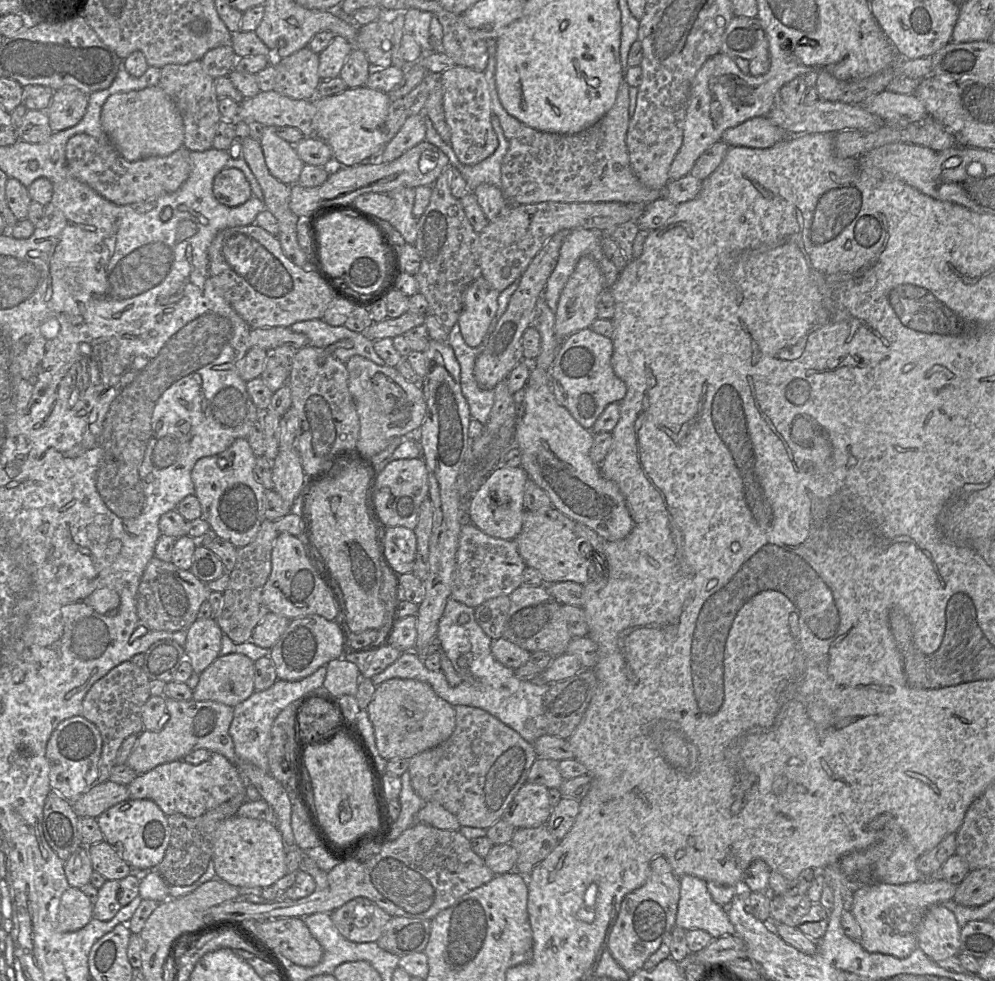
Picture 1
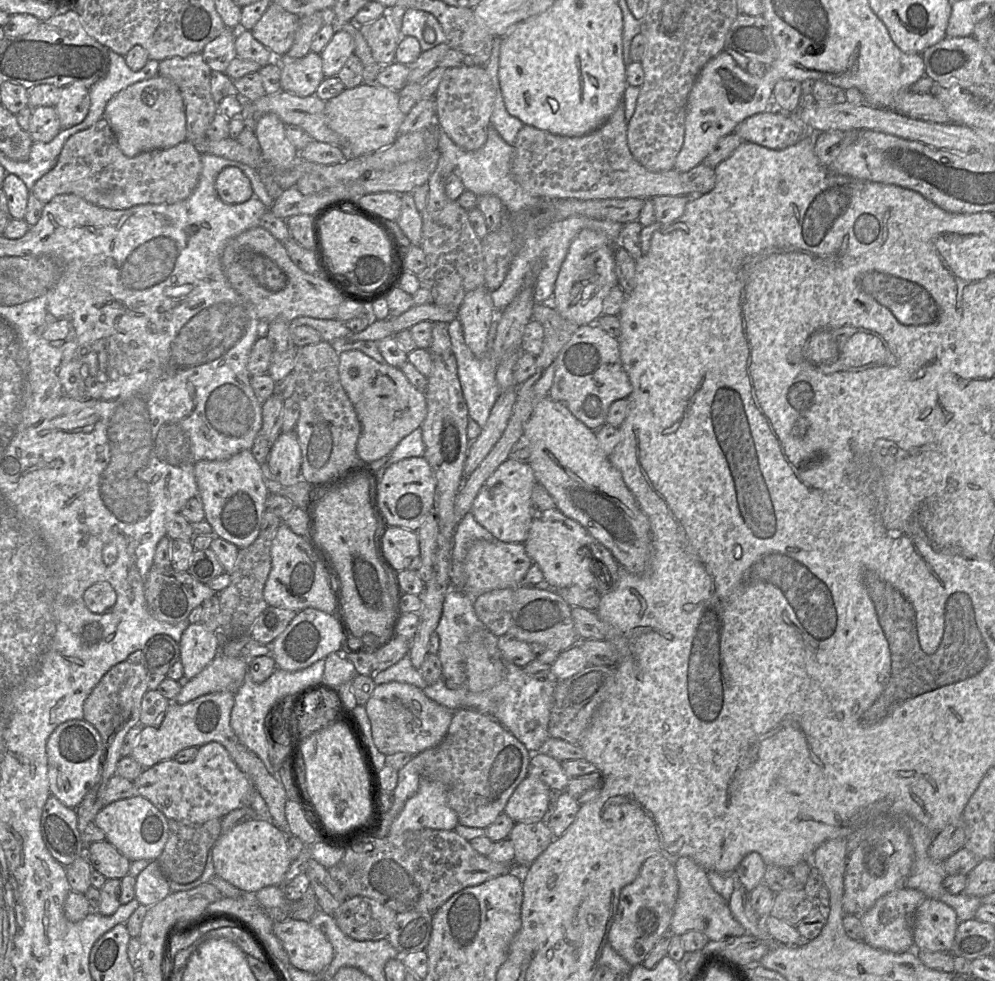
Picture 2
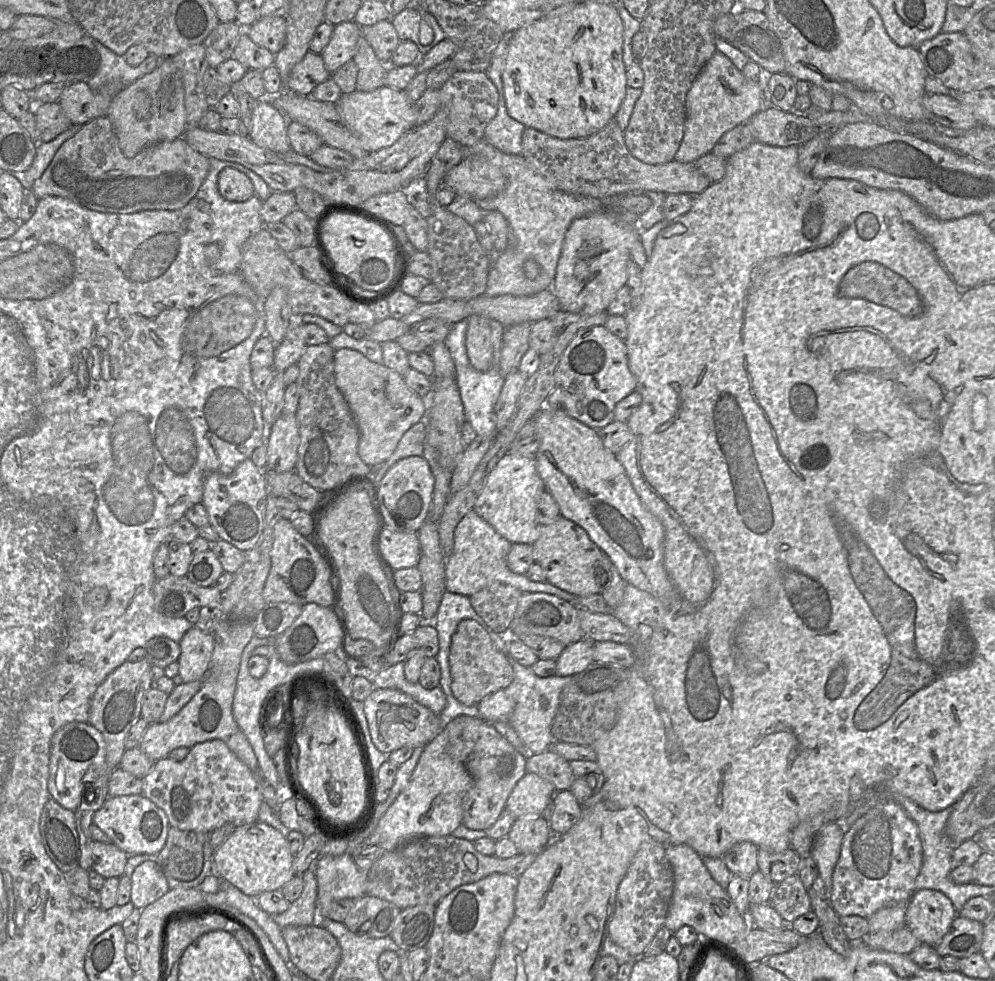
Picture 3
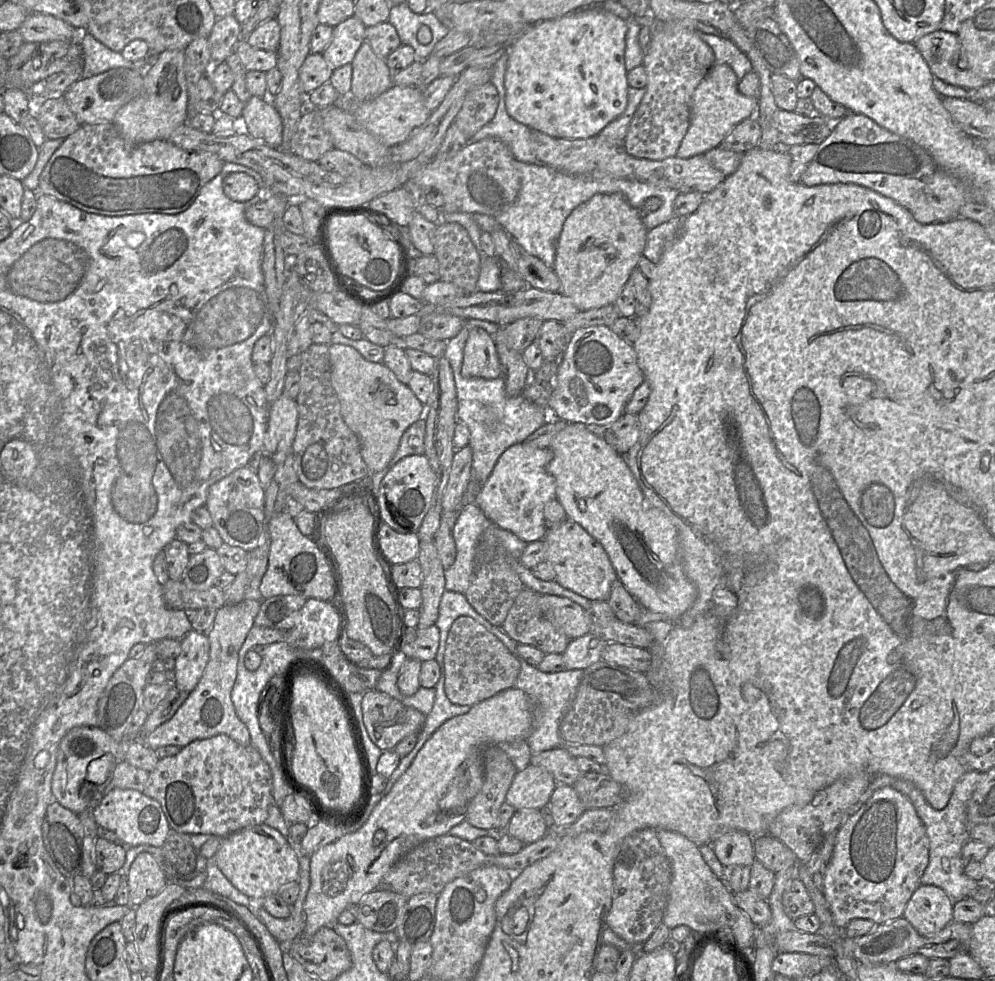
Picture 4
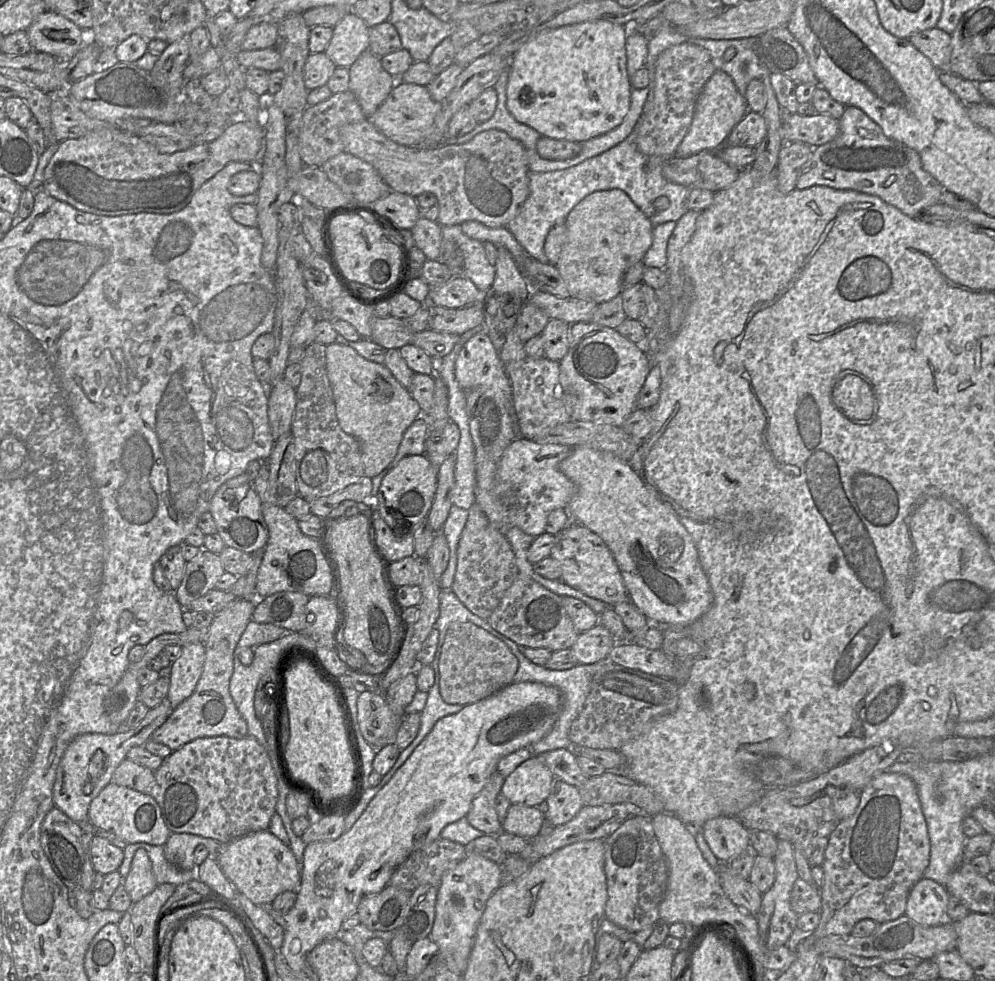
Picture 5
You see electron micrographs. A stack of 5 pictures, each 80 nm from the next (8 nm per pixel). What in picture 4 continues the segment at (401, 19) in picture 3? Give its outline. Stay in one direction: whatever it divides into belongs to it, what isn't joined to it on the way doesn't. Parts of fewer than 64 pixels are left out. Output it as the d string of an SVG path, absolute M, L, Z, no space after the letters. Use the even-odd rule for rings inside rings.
M406 2L391 6L388 22L395 27L401 43L411 46L416 57L422 61L449 31L434 12L427 9L423 13L415 13ZM421 25L427 25L432 31L432 40L428 44L421 44L417 39L417 31Z

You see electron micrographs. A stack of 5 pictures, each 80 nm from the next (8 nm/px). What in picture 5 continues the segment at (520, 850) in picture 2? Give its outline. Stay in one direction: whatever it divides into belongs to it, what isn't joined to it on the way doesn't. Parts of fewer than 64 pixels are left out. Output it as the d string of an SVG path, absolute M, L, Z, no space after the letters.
M512 804L502 821L502 830L532 840L537 837L544 819L544 805Z

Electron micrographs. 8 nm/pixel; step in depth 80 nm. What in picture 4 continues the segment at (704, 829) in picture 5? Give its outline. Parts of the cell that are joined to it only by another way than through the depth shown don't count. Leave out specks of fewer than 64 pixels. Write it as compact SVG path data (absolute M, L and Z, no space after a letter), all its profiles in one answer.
M741 830L728 831L712 842L712 848L725 867L752 866L755 861L753 837Z

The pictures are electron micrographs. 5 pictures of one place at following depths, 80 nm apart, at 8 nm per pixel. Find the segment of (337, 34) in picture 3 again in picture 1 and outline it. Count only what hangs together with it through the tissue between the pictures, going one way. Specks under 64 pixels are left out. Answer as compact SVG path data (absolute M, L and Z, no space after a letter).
M334 35L332 41L319 55L318 74L321 80L329 80L338 77L352 45L346 38Z

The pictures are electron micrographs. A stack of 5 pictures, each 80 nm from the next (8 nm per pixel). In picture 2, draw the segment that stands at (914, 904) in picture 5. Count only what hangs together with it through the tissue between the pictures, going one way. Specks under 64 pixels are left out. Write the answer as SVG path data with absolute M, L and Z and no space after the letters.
M927 897L914 914L914 947L917 950L949 953L959 922L952 907Z

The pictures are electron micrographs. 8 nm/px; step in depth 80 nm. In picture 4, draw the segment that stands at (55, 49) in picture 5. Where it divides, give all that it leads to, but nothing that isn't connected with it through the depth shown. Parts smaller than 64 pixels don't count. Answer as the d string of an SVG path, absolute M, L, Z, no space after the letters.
M29 13L18 28L24 42L78 41L83 32L46 13Z

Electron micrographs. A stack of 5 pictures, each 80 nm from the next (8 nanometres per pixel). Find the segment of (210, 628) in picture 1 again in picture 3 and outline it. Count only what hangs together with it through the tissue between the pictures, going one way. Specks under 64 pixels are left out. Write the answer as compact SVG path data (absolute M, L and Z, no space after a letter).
M193 625L181 638L179 646L178 675L182 682L203 680L214 650L213 633L204 632Z

